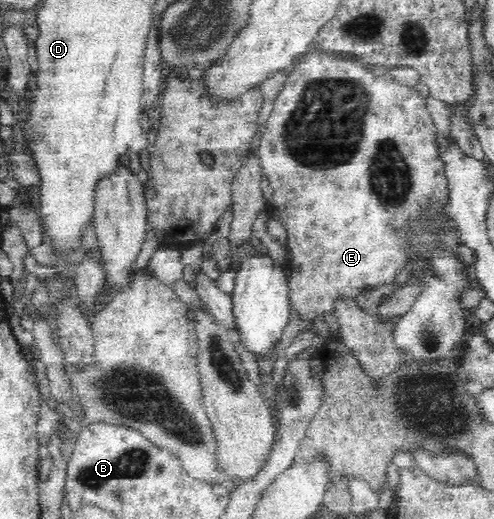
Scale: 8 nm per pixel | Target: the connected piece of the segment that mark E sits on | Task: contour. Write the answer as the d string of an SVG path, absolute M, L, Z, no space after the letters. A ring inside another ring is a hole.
M308 50L303 54L301 62L294 64L287 71L283 90L277 94L273 103L274 107L265 122L263 136L260 136L259 144L262 176L269 179L271 188L273 188L273 196L267 202L267 208L270 216L273 216L285 227L285 232L288 235L287 244L292 256L287 263L291 312L297 314L297 318L301 318L301 322L313 322L313 320L321 318L323 314L332 312L332 308L339 298L354 298L356 300L357 296L371 288L394 282L399 270L405 266L405 256L399 250L399 236L405 228L405 222L409 216L426 208L425 202L427 200L440 200L441 204L449 200L447 176L444 172L443 161L439 159L437 152L437 130L427 110L422 89L399 84L388 74L374 74L366 64L358 60L338 57L324 51Z

